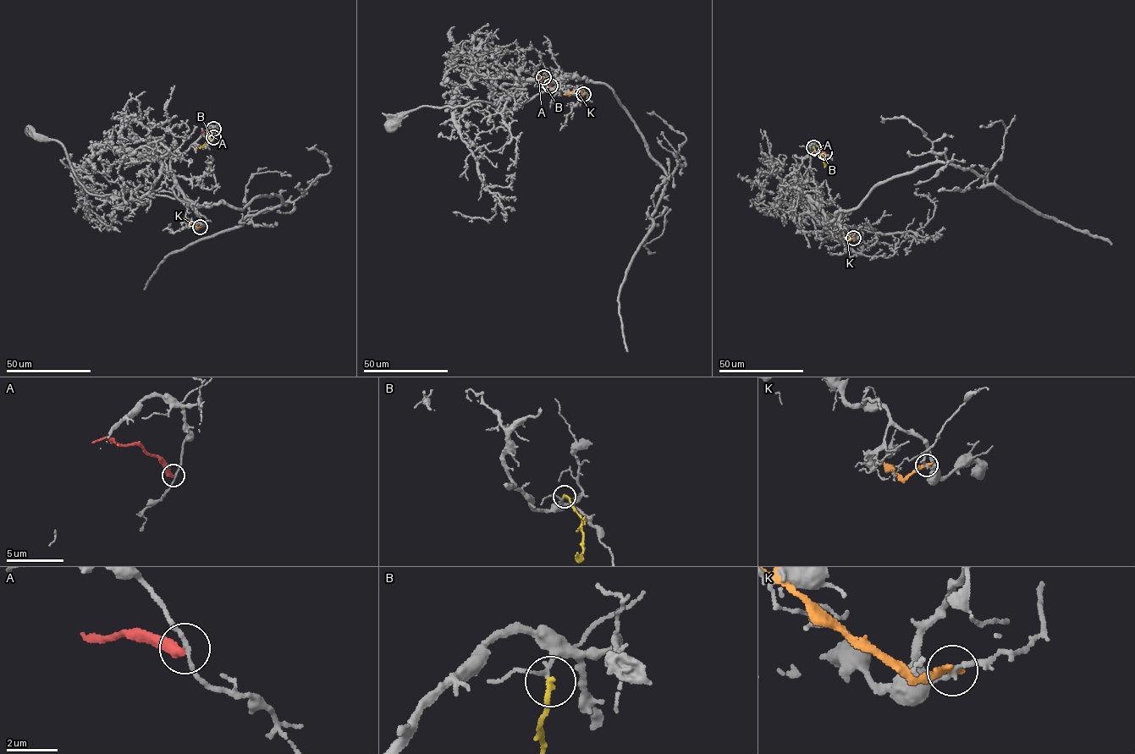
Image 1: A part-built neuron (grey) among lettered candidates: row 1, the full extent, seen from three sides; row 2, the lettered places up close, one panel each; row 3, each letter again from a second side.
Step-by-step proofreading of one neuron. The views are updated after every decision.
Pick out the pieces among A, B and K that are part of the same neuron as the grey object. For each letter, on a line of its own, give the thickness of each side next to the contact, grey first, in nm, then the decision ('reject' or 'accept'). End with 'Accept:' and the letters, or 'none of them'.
A: 140 nm thick on the grey side, 380 nm on the other; reject
B: 130 nm thick on the grey side, 240 nm on the other; accept
K: 180 nm thick on the grey side, 240 nm on the other; reject
Accept: B

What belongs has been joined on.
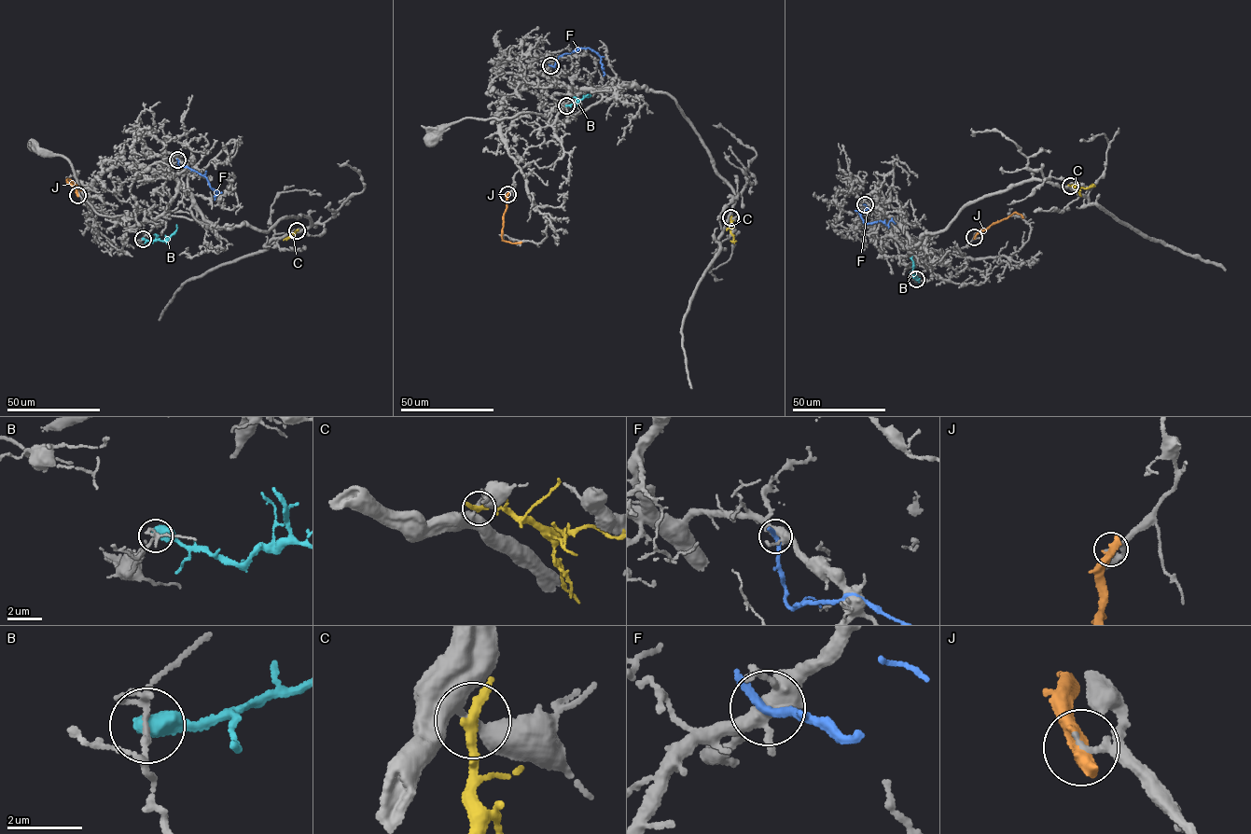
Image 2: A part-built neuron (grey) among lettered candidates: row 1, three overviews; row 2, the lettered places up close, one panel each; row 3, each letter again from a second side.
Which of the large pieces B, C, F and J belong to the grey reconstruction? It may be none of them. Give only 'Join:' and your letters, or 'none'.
Join: none

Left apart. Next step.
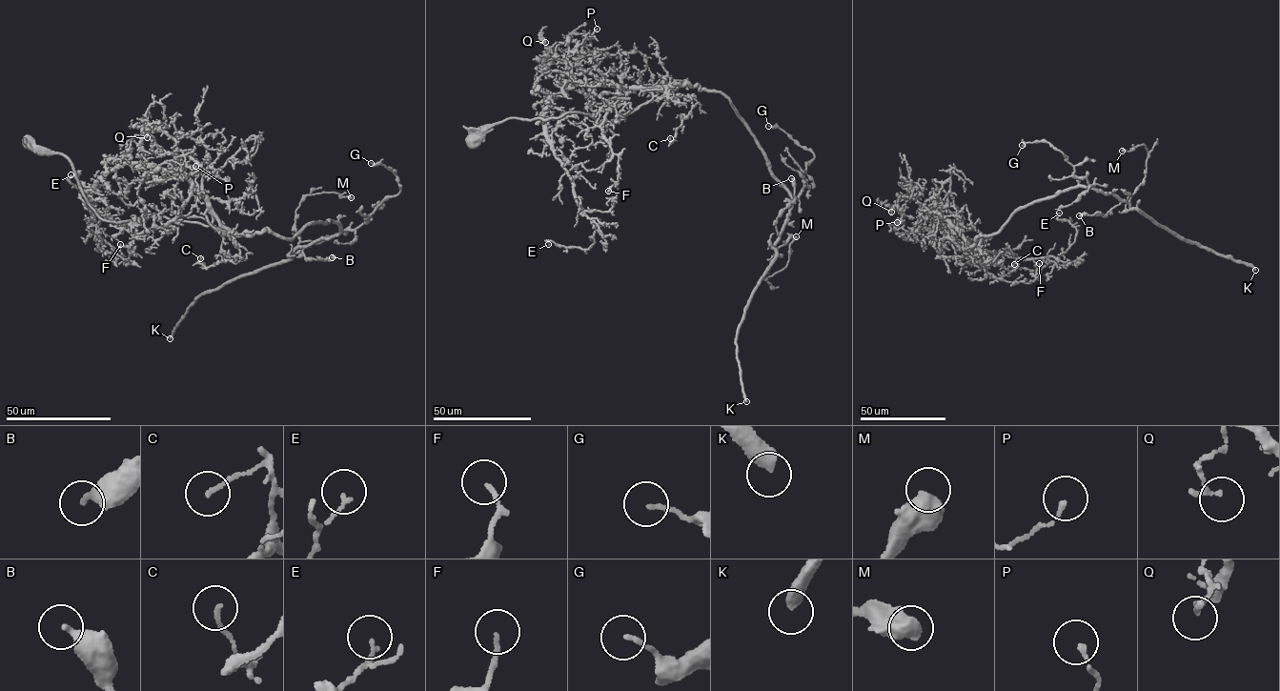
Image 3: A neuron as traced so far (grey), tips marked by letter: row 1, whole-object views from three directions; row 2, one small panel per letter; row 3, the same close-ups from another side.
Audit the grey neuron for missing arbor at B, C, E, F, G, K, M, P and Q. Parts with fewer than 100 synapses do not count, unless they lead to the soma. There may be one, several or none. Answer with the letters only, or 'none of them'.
K

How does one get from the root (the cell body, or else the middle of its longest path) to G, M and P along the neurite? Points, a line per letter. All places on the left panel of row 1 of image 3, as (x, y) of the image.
G: (30, 143), (67, 158), (103, 219), (213, 213), (291, 239), (319, 222), (356, 229), (399, 193), (371, 163)
M: (30, 143), (67, 158), (110, 221), (213, 213), (291, 239), (339, 226), (300, 247), (302, 200), (351, 197)
P: (30, 143), (67, 158), (110, 221), (211, 224), (180, 161), (147, 130), (195, 166)

